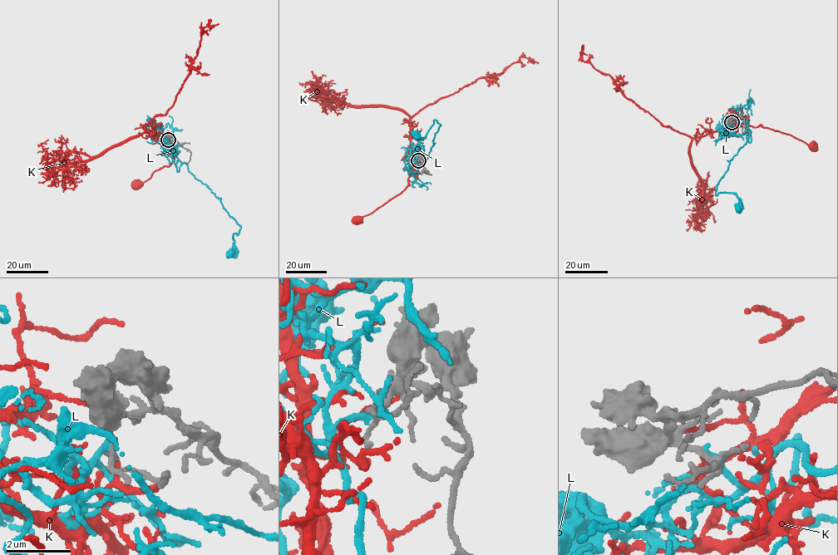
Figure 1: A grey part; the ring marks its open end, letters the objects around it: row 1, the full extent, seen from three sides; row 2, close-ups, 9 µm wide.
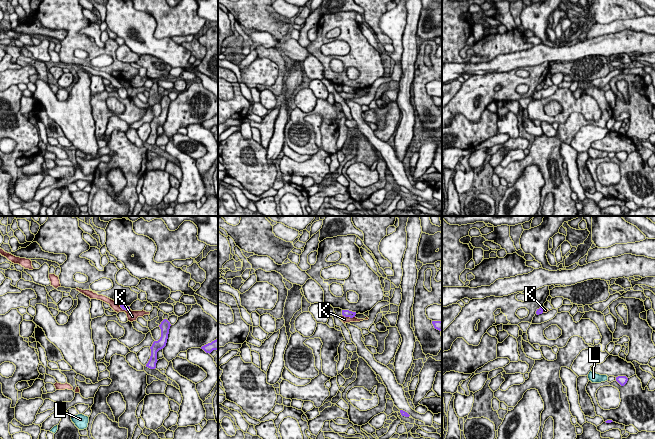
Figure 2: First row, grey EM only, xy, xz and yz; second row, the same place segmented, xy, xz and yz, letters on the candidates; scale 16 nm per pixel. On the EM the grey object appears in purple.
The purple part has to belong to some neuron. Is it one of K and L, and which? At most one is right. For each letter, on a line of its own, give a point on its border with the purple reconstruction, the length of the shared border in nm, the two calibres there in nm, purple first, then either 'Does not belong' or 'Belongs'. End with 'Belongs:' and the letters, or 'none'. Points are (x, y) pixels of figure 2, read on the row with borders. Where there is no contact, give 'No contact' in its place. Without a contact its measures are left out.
K: Touches purple at xz (348, 316). Shared border 220 nm. Thickness 120 nm (purple) against 100 nm. Does not belong
L: No contact. Belongs
Belongs: L

